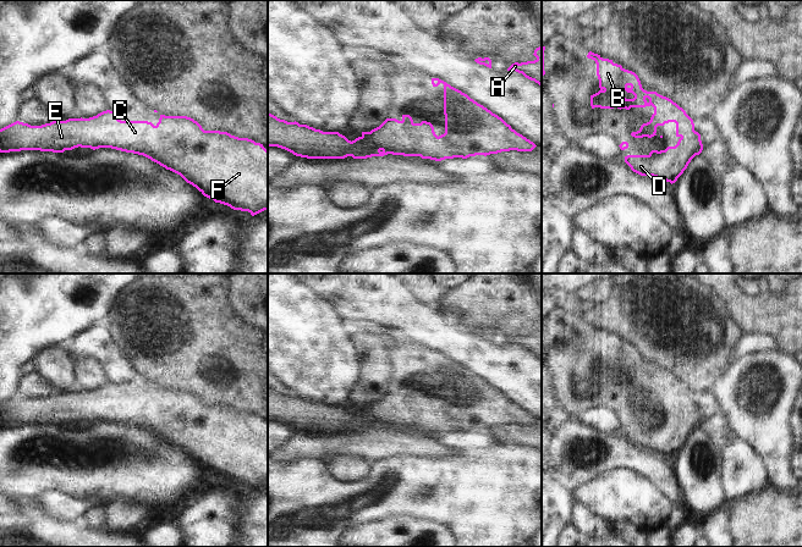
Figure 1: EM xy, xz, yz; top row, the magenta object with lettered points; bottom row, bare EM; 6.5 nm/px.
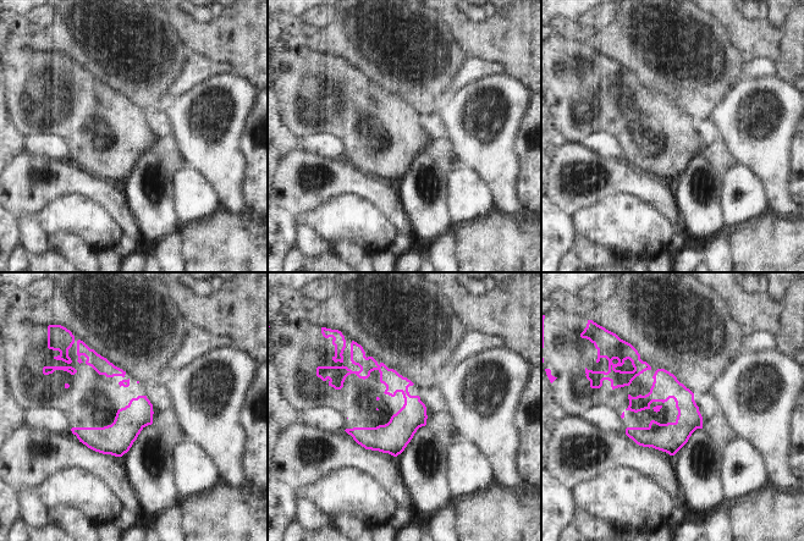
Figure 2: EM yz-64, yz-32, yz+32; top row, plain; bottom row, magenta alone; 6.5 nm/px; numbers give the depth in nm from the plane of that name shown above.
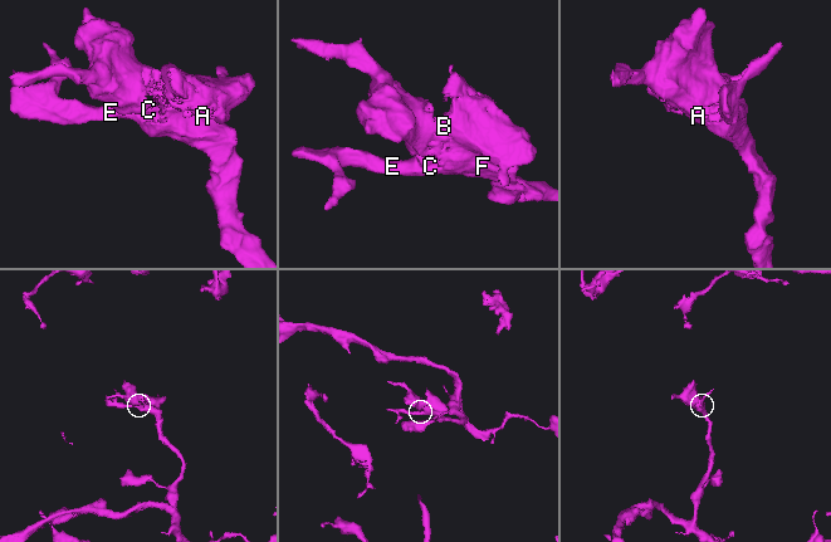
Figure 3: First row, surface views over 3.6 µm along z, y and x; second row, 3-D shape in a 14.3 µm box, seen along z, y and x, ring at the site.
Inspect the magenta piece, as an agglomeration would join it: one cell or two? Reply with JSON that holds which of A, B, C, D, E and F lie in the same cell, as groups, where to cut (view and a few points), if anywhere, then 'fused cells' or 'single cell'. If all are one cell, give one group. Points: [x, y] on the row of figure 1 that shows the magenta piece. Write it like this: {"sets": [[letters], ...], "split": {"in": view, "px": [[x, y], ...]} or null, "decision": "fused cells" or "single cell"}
{"sets": [["A", "B", "C", "D", "E", "F"]], "split": null, "decision": "single cell"}

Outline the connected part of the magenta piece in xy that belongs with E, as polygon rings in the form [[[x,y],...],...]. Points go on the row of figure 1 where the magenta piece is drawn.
[[[103,111],[89,118],[53,121],[31,126],[16,121],[0,129],[0,153],[40,150],[64,153],[75,148],[111,148],[143,155],[180,175],[204,197],[248,211],[252,216],[268,210],[268,150],[260,143],[227,132],[204,131],[187,116],[160,115],[154,126],[148,121],[121,121],[115,111]]]

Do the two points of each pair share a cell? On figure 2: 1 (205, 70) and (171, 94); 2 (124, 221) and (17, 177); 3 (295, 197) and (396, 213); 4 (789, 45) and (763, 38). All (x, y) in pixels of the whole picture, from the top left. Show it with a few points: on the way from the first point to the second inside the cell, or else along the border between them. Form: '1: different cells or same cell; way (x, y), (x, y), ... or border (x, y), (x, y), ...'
1: same cell; way (197, 70), (180, 87)
2: same cell; way (98, 191), (88, 186), (47, 186), (38, 194)
3: same cell; way (320, 191), (328, 186), (365, 186), (370, 188)
4: same cell; way (783, 44), (780, 40), (769, 40)

